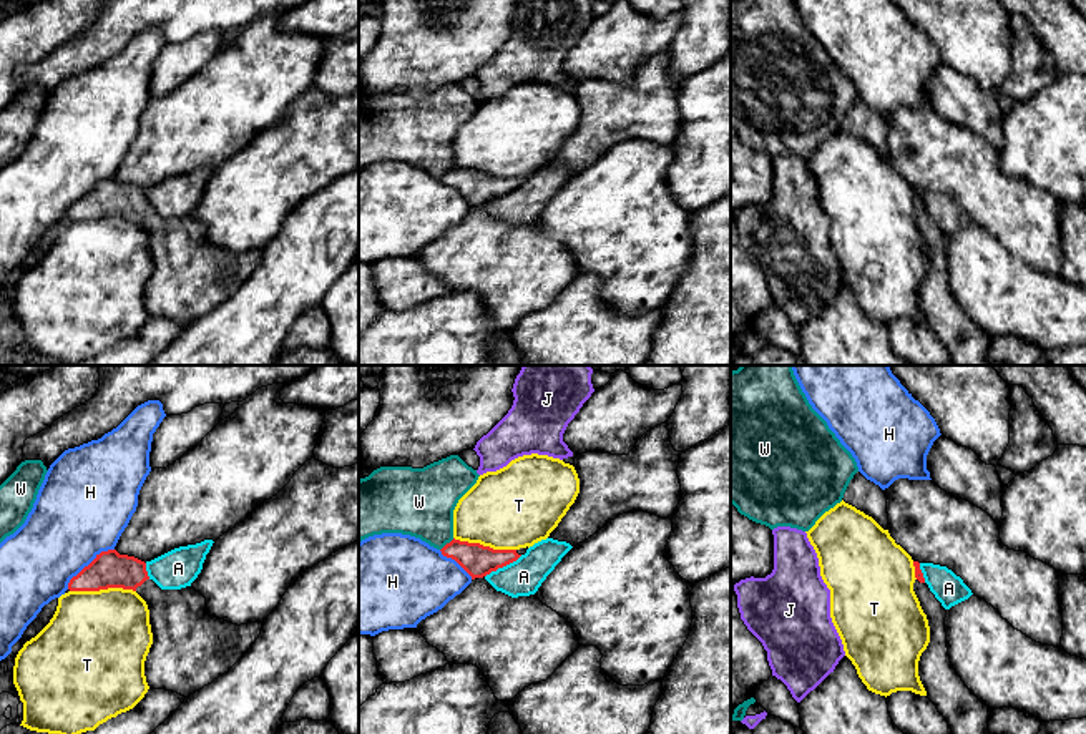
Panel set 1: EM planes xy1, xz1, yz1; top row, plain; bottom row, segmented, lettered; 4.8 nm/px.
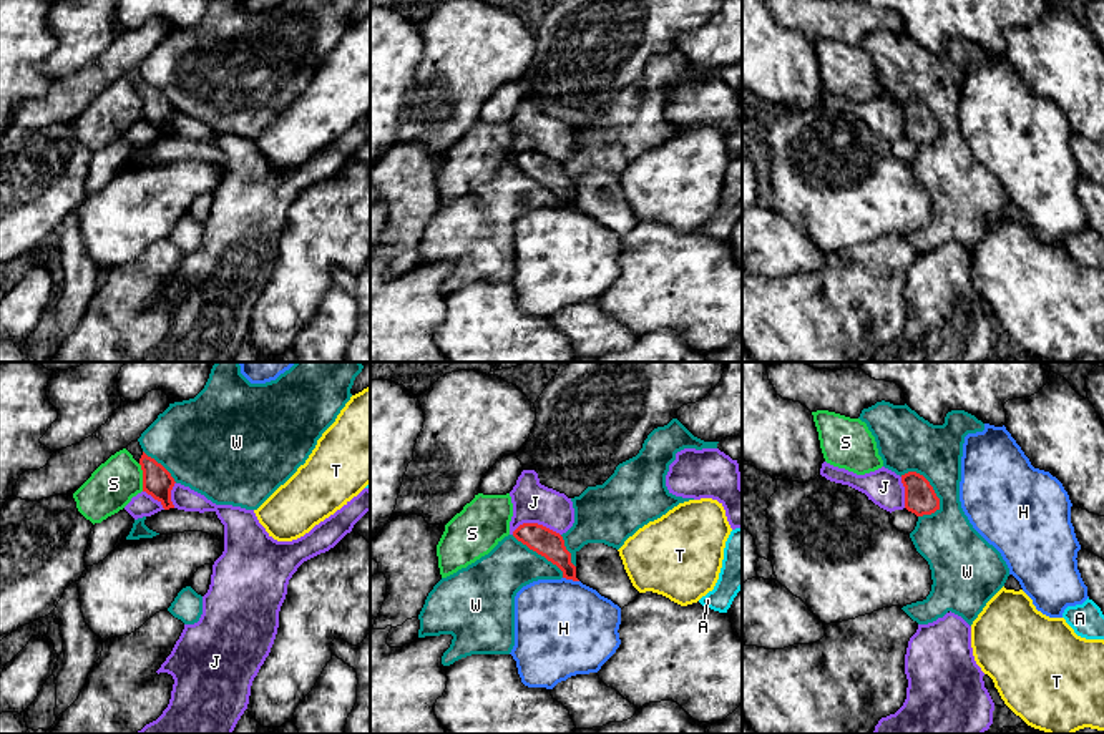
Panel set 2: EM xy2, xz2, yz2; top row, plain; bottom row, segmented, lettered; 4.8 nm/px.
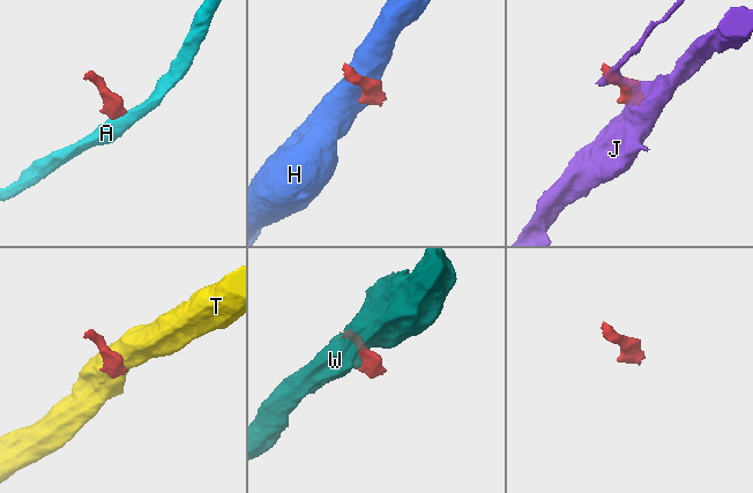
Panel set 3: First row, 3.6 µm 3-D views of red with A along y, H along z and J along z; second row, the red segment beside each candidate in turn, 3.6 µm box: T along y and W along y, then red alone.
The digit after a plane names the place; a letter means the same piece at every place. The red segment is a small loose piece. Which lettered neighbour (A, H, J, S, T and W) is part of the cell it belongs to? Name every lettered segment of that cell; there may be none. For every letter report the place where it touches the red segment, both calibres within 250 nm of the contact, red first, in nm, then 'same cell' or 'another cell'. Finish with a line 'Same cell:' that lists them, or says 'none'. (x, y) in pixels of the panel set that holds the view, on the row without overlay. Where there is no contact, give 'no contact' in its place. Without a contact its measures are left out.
A: meets red in xz1 at (503, 193); 160 nm thick on the red side, 180 nm on the other; another cell
H: meets red in xy1 at (88, 193); 180 nm thick on the red side, 420 nm on the other; another cell
J: meets red in xz2 at (537, 151); 140 nm thick on the red side, 190 nm on the other; another cell
S: meets red in xy2 at (143, 105); 140 nm thick on the red side, 220 nm on the other; another cell
T: meets red in xy1 at (102, 216); 180 nm thick on the red side, 480 nm on the other; another cell
W: meets red in yz2 at (928, 110); 160 nm thick on the red side, 280 nm on the other; another cell
Same cell: none

